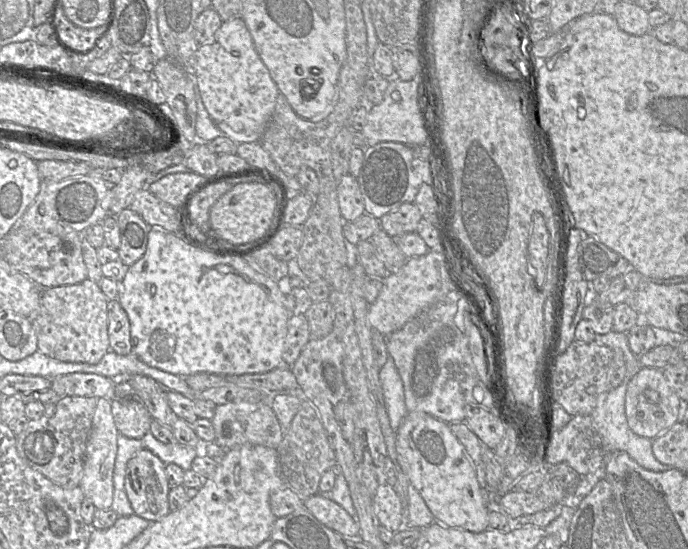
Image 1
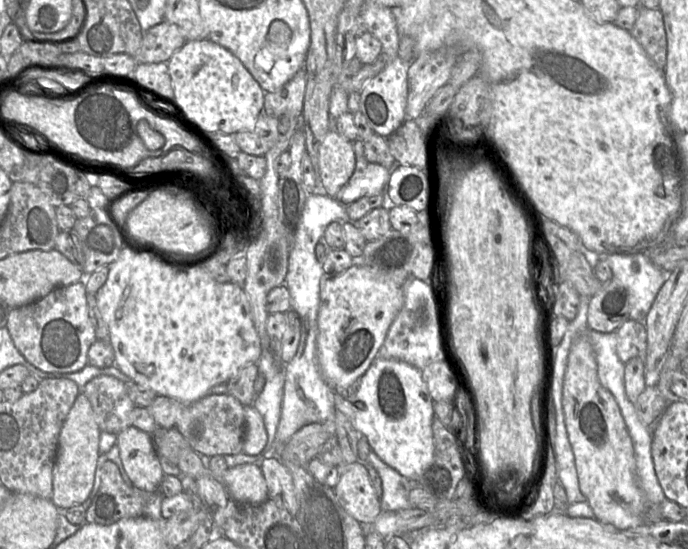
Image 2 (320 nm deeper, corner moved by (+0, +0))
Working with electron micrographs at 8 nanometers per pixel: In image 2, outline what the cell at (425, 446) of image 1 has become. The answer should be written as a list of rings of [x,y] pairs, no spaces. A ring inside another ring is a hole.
[[[376,357],[368,370],[358,380],[354,392],[335,391],[334,405],[336,411],[344,413],[351,421],[353,428],[368,442],[371,450],[388,466],[410,481],[417,481],[431,466],[435,443],[432,431],[434,401],[430,396],[427,384],[422,378],[421,370],[395,359]]]

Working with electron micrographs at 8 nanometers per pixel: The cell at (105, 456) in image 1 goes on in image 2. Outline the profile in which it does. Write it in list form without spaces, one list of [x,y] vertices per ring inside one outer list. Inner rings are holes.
[[[81,391],[62,426],[53,467],[52,502],[60,510],[81,505],[89,497],[99,457],[101,430],[97,424],[90,401]]]

